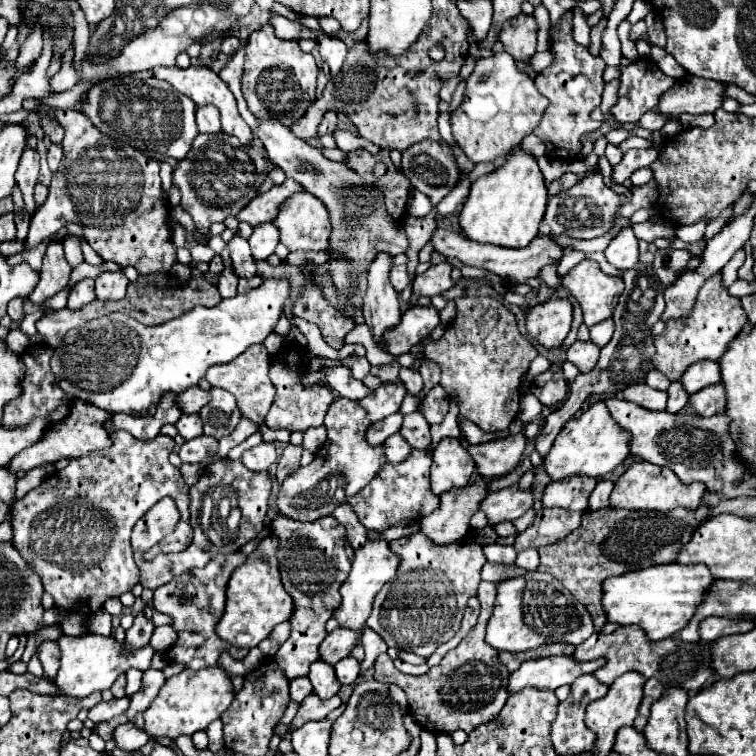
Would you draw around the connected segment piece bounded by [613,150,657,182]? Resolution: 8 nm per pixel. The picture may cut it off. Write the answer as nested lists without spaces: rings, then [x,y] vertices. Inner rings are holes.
[[[629,150],[625,152],[623,160],[613,168],[613,180],[625,182],[637,168],[647,168],[657,160],[657,152],[649,150]]]

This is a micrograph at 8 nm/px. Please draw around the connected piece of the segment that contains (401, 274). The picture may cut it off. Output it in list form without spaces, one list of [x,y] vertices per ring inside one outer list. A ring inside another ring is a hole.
[[[405,264],[391,268],[391,286],[401,294],[401,290],[409,284],[409,274],[405,270]]]

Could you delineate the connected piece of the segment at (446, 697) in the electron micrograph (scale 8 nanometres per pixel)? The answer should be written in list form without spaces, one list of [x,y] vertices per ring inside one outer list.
[[[481,582],[479,590],[477,590],[477,600],[481,602],[481,616],[477,626],[461,640],[461,644],[453,650],[449,650],[443,658],[443,662],[439,666],[433,666],[427,674],[423,676],[407,676],[403,672],[399,672],[395,666],[385,666],[379,670],[381,678],[385,682],[395,682],[405,694],[407,694],[407,702],[409,702],[409,714],[415,718],[415,722],[429,730],[429,732],[455,732],[455,730],[465,730],[467,734],[471,730],[475,730],[479,724],[485,724],[489,720],[493,720],[495,716],[499,716],[501,708],[505,706],[507,698],[509,698],[509,670],[499,662],[497,658],[497,650],[491,650],[491,646],[487,646],[485,642],[485,628],[489,622],[489,616],[493,612],[493,600],[495,600],[495,584],[491,582]]]

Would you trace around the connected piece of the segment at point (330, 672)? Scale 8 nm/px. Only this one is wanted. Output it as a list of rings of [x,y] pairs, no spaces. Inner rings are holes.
[[[323,660],[315,662],[311,666],[311,672],[309,672],[309,678],[313,682],[313,692],[321,698],[331,698],[339,692],[341,688],[341,682],[337,680],[335,676],[335,668]]]

